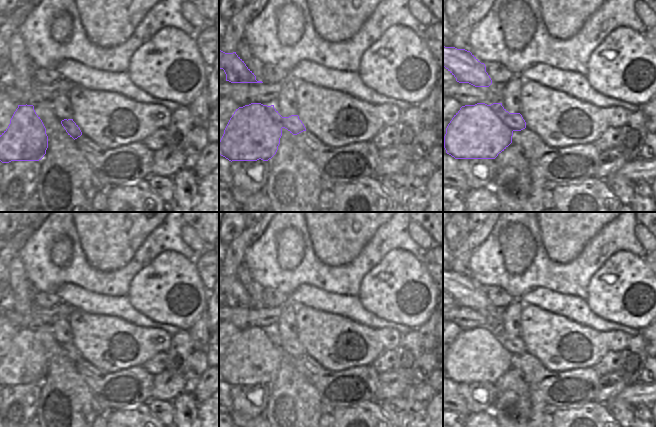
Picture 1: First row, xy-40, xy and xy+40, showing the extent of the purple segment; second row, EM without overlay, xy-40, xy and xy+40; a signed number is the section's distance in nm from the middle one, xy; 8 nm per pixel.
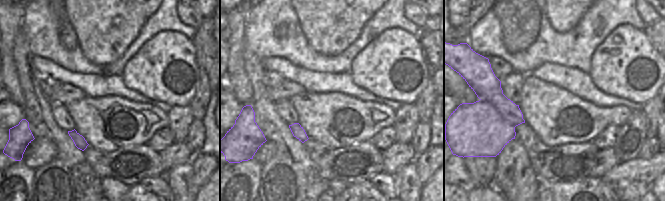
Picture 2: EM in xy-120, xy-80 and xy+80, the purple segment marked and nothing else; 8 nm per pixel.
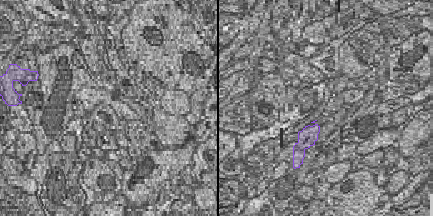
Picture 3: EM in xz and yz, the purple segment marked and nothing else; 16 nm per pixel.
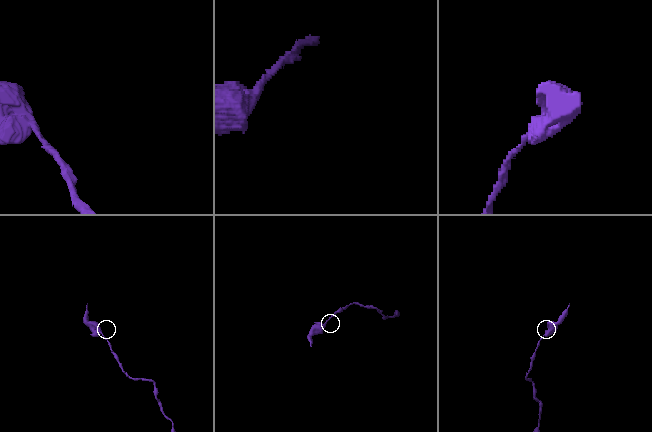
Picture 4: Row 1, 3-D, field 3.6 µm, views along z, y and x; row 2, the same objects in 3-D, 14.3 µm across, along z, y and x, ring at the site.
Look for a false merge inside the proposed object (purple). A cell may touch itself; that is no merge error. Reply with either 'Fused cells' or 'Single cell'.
Single cell.

